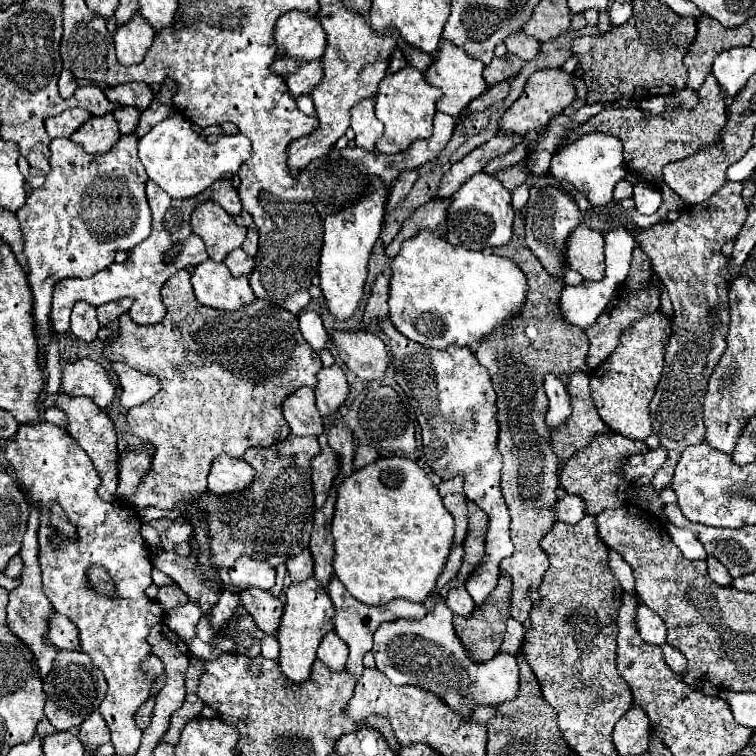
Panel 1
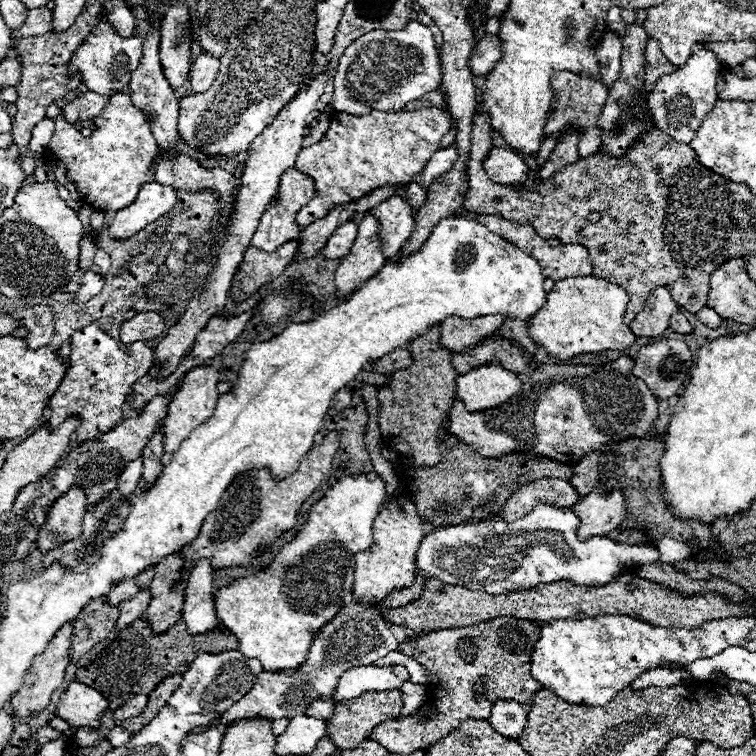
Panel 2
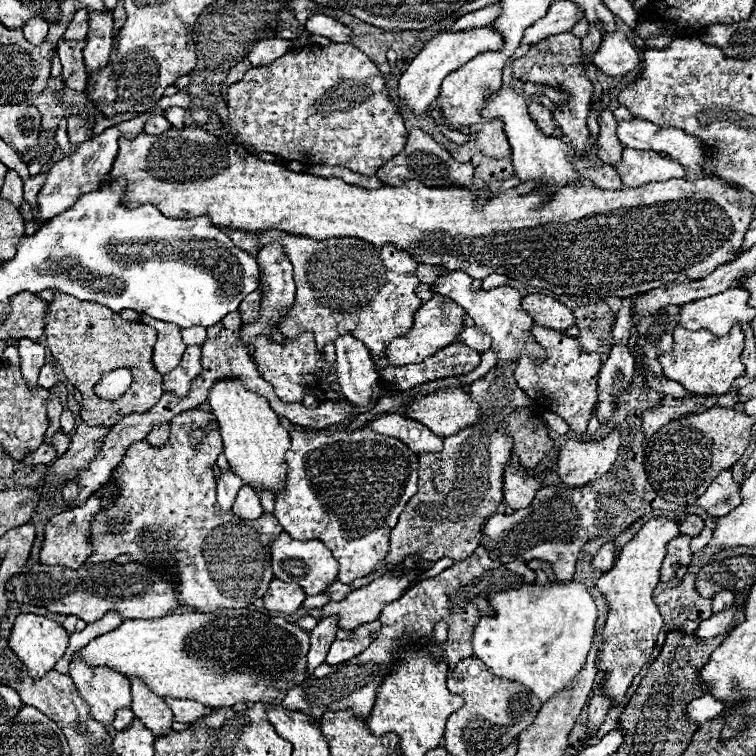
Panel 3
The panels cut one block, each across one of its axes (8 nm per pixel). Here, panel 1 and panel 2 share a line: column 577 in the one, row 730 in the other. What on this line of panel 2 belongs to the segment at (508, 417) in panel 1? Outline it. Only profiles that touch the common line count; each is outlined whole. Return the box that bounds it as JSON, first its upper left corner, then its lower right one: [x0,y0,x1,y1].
[326,690,404,748]

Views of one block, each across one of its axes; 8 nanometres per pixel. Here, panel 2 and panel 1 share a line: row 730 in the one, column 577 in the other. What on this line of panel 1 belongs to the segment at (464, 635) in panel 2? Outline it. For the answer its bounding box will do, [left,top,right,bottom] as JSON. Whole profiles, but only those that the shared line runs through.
[552,374,608,464]

